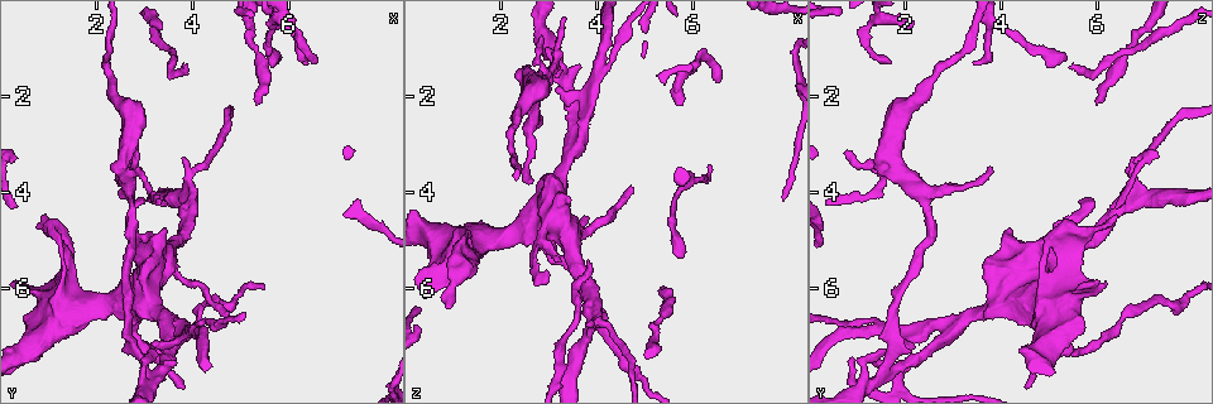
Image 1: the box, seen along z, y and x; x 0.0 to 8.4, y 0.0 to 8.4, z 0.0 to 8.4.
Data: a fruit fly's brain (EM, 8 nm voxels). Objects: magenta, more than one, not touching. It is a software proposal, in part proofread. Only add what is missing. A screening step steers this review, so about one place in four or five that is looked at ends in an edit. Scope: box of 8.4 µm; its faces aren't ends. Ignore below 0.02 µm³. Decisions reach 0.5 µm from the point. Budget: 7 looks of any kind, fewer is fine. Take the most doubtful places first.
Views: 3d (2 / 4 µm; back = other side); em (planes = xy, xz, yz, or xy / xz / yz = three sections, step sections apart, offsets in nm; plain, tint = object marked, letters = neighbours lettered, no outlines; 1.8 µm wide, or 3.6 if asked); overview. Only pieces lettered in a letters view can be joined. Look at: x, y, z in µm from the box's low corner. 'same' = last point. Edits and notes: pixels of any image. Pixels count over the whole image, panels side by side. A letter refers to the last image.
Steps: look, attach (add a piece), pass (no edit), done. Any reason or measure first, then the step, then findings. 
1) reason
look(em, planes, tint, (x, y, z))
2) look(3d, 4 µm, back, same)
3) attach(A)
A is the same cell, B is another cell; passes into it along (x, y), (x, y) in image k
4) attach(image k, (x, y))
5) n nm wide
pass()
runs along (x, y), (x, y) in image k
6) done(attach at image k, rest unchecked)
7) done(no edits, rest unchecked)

thin end
look(em, planes, letters, (6.30, 1.30, 3.40))

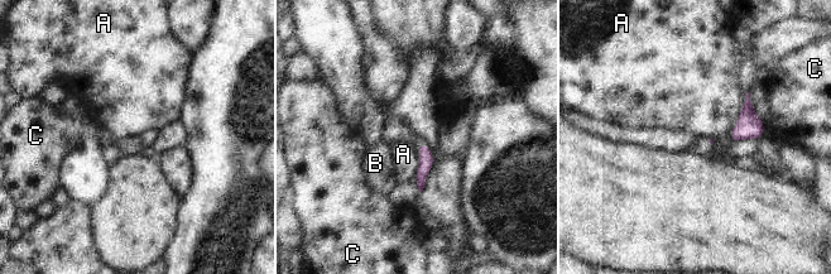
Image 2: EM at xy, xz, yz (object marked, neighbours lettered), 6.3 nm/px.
pass()
A, B and C are other cells; border along (743, 99), (743, 106), (736, 119) in image 2; no lettered piece goes on from it

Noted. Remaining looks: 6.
thin end
look(em, planes, letters, (4.70, 6.55, 3.90))

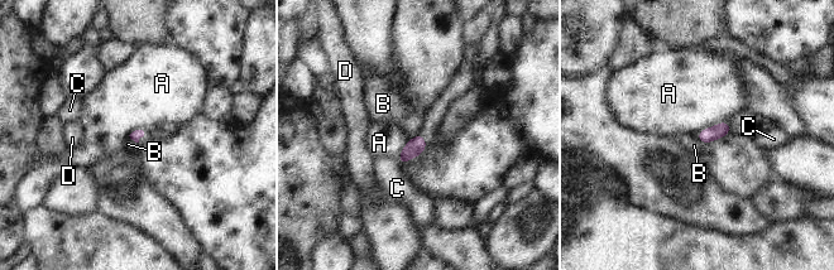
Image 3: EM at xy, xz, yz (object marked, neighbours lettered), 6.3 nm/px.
pass()
A, B, C and D are other cells; border along (129, 135), (138, 143) in image 3; no lettered piece goes on from it

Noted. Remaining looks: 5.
branch stops here
look(em, xz, step 8, plain, (3.75, 1.45, 5.40))

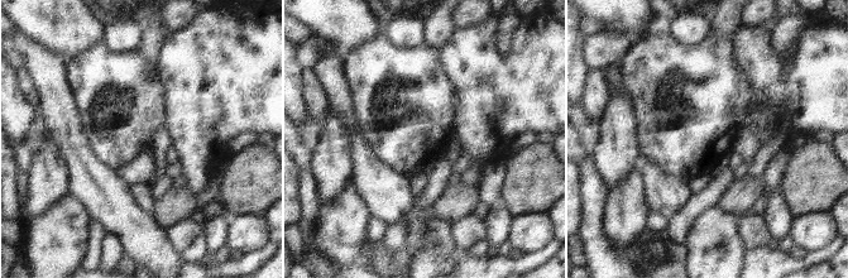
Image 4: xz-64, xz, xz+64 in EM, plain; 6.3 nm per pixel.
look(em, xz, step 8, letters, same)

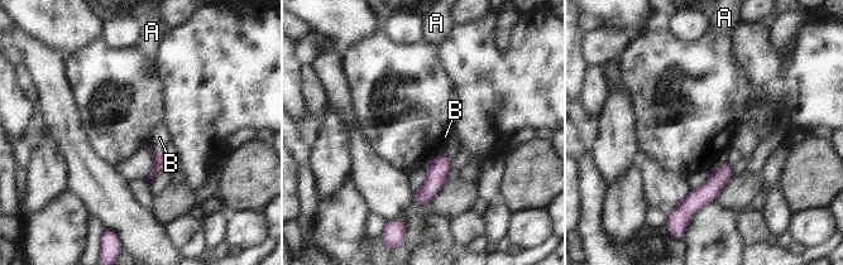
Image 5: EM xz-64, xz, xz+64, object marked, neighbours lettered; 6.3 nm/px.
attach(image 5, (159, 138))
B is the same cell, A is another cell; passes into it along (158, 158), (153, 152), (159, 138) in image 5; it goes on there

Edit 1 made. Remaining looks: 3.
done(attach at image 5, rest unchecked)

